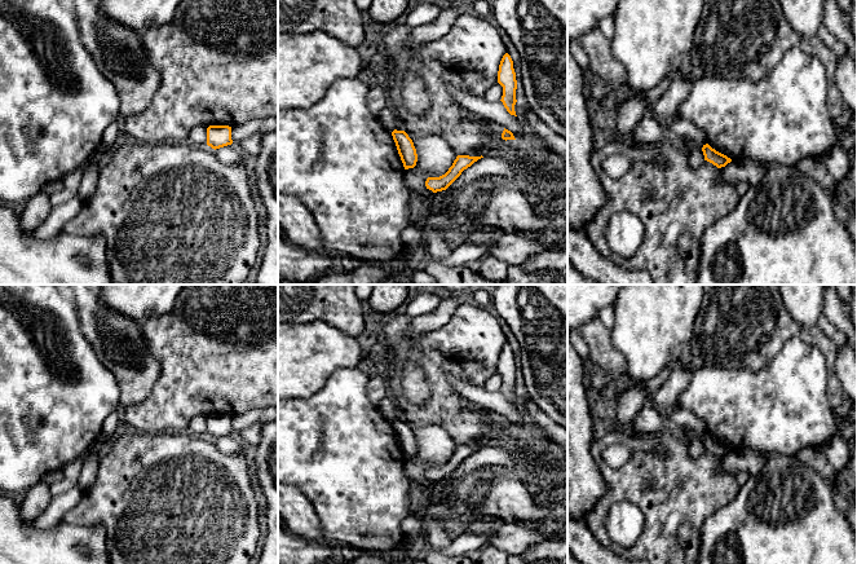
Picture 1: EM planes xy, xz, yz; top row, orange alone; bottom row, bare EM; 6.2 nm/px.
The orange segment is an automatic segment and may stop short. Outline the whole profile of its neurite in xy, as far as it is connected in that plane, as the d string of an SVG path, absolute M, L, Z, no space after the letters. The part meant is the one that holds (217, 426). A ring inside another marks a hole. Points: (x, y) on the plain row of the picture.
M209 415L207 418L207 435L212 439L220 439L231 435L231 417L229 415Z

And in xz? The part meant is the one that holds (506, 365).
M505 343L500 351L498 361L498 373L503 376L503 385L500 391L511 405L517 406L514 401L514 395L517 392L517 370L513 358L513 351L508 343Z

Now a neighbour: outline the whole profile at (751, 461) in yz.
M735 450L719 458L720 468L724 472L737 475L741 471L747 471L750 475L759 473L768 463L765 455L757 450Z

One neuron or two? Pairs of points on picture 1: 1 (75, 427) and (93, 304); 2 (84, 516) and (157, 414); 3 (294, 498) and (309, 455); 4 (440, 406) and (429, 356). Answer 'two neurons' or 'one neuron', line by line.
1: two neurons
2: two neurons
3: two neurons
4: one neuron

